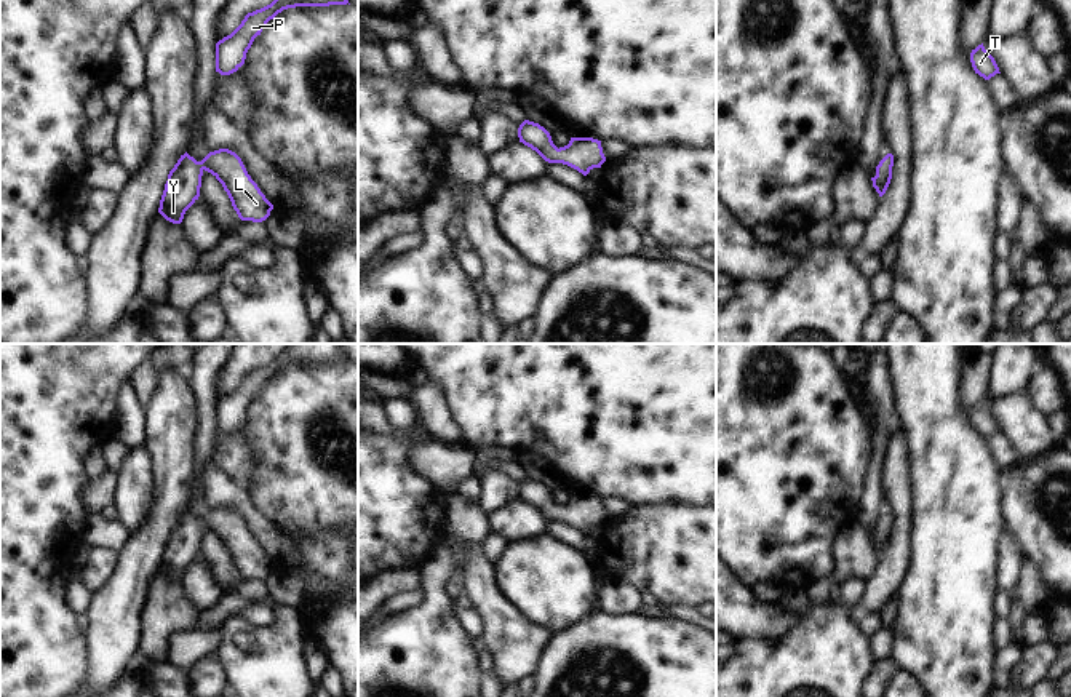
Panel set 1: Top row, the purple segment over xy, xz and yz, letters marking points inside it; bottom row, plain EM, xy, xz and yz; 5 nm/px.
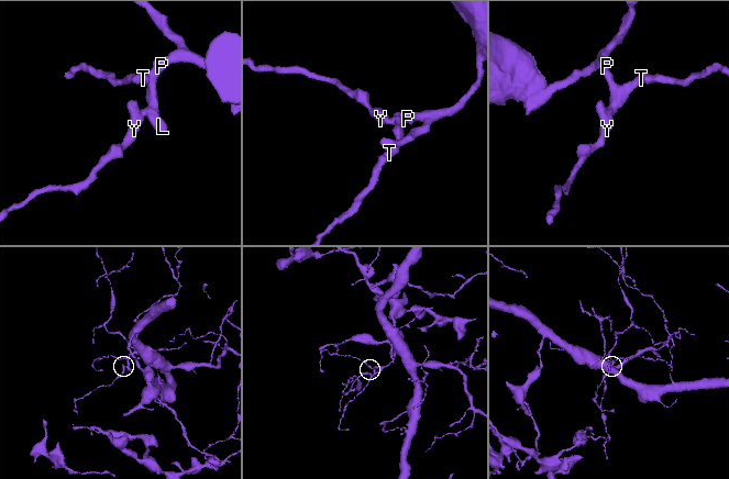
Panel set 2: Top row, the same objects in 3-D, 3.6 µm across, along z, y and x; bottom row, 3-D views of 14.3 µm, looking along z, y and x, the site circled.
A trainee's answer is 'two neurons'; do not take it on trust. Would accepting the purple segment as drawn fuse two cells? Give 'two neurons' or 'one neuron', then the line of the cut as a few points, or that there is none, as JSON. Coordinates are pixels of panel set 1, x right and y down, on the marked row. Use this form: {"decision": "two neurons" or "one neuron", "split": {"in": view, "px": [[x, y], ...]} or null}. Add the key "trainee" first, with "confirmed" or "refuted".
{"trainee": "refuted", "decision": "one neuron", "split": null}

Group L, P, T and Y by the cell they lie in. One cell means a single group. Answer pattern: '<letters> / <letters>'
L P T Y

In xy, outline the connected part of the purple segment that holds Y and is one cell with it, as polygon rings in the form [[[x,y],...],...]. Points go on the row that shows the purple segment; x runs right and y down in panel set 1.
[[[229,150],[209,152],[197,161],[187,152],[181,155],[168,174],[158,213],[173,224],[181,224],[185,211],[198,200],[201,176],[211,173],[227,192],[233,209],[241,221],[262,222],[270,216],[273,205],[265,198],[248,174],[241,158]]]

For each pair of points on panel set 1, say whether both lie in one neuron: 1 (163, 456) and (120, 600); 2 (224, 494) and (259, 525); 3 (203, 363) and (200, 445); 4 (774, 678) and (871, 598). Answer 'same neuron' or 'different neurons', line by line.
1: same neuron
2: same neuron
3: same neuron
4: different neurons

